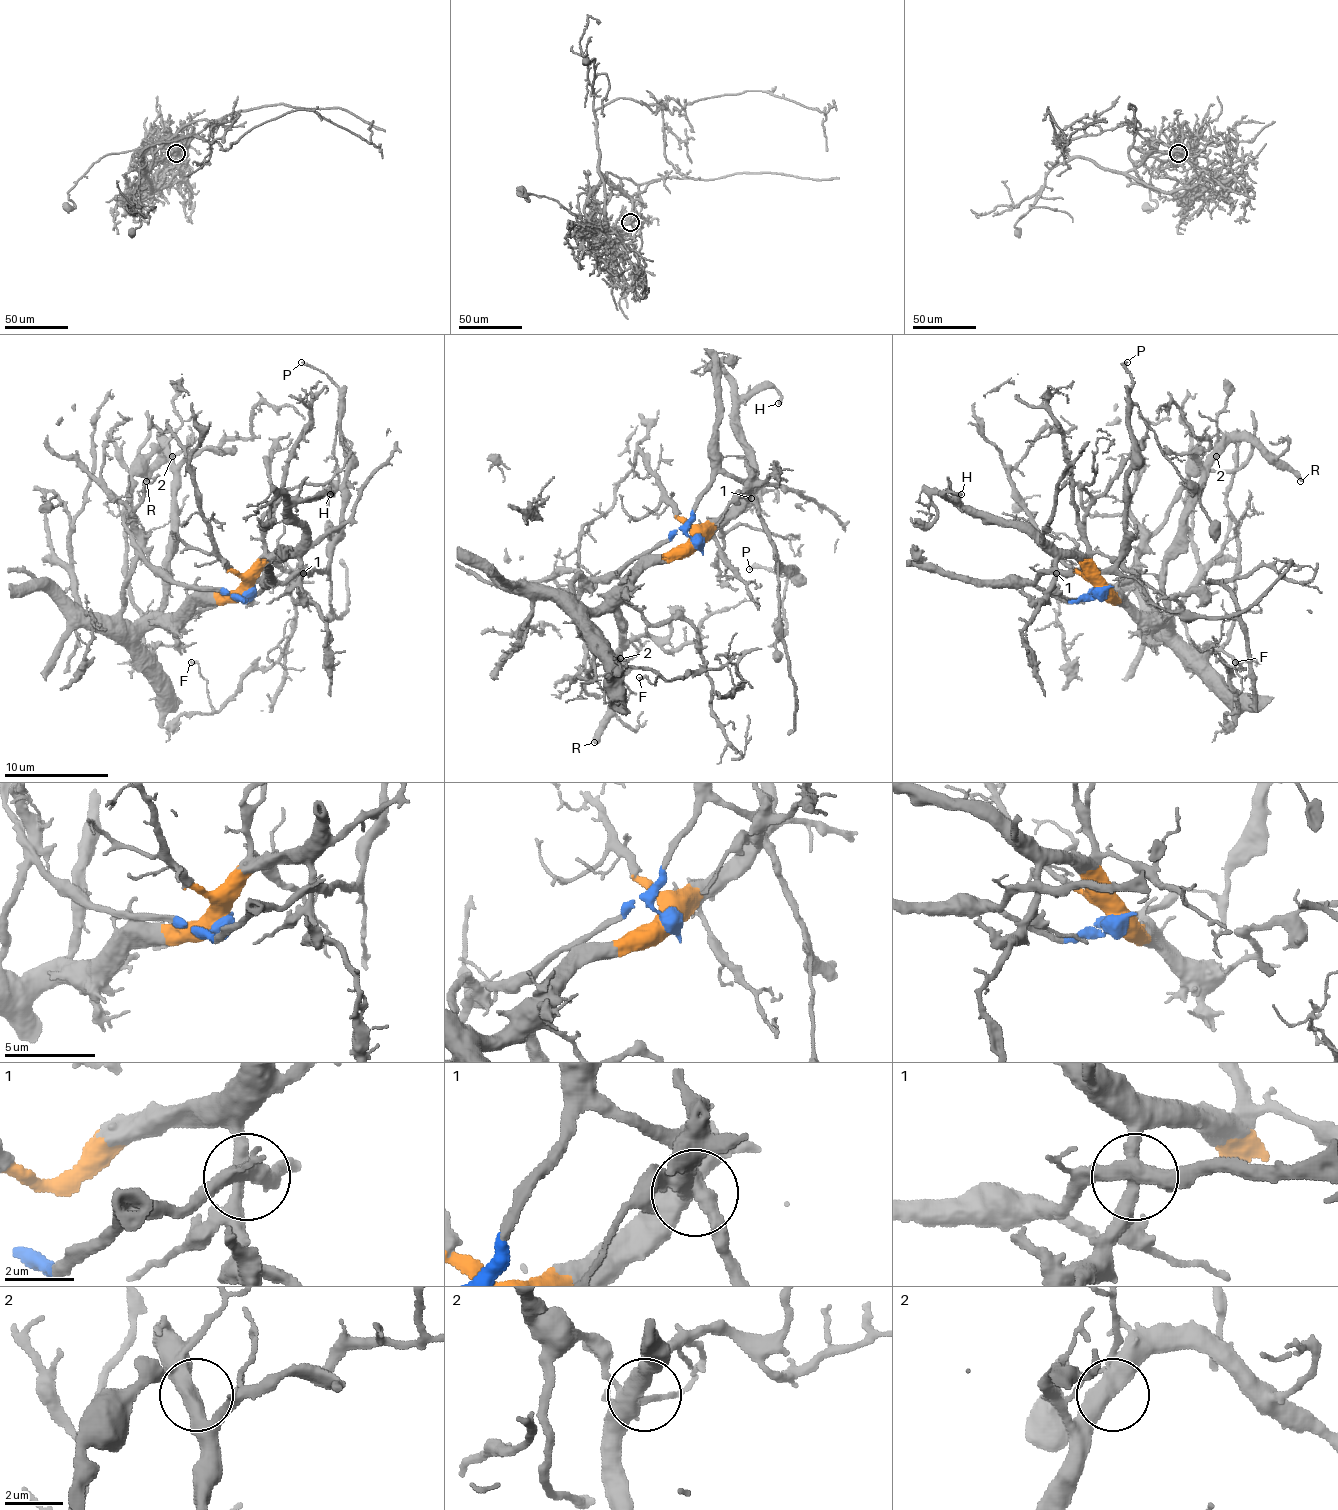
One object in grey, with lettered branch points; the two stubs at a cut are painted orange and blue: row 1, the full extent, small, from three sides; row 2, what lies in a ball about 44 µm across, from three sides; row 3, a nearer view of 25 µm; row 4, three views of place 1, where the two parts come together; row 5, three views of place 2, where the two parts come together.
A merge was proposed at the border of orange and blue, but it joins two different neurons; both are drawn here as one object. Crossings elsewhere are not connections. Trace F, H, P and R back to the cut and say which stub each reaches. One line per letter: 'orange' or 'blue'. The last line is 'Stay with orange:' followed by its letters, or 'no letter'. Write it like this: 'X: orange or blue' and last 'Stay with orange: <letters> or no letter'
F: orange
H: orange
P: blue
R: orange
Stay with orange: F, H, R

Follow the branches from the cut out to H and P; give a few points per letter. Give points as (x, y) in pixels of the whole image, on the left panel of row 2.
H: (249, 591), (269, 560), (290, 552), (303, 533), (290, 515), (290, 507), (329, 494)
P: (249, 591), (238, 596), (254, 596), (298, 573), (324, 570), (340, 528), (348, 466), (340, 390), (301, 361)

